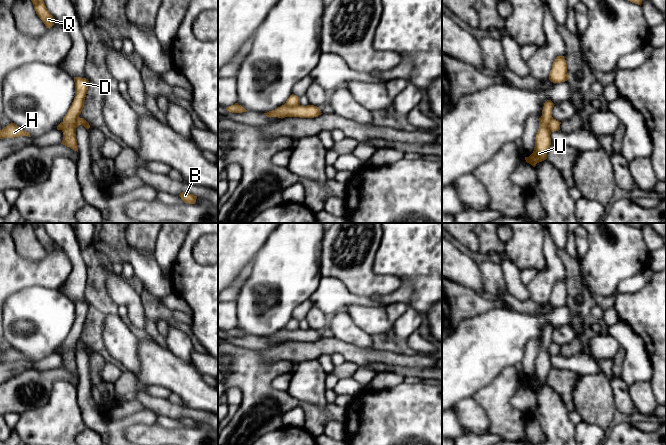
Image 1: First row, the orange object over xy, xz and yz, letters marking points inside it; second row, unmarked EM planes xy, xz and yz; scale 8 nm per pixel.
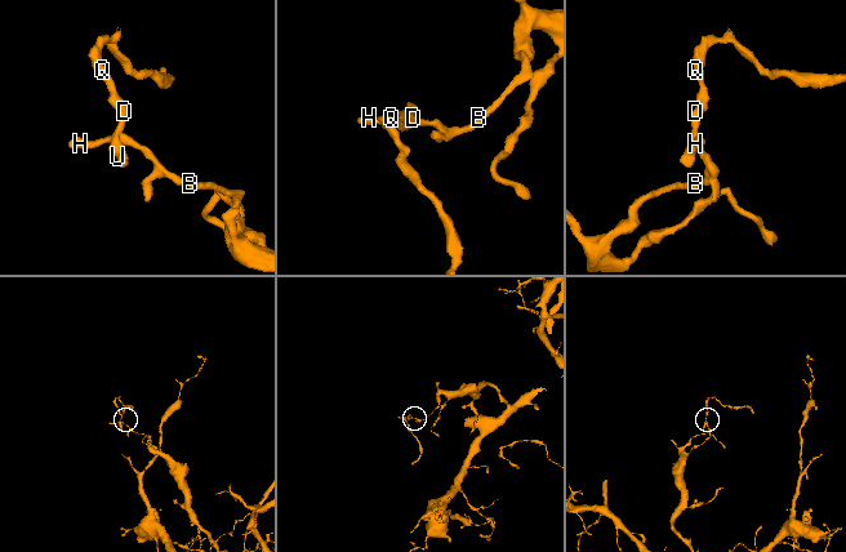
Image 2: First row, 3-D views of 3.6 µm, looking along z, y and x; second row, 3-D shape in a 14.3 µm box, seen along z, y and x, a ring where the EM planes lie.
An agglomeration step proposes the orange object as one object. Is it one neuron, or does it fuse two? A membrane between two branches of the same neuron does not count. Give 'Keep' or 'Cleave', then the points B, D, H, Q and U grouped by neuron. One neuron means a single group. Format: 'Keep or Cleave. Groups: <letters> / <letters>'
Cleave. Groups: B H / D Q U

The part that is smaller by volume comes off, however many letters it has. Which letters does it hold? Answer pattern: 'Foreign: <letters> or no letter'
Foreign: D, Q, U

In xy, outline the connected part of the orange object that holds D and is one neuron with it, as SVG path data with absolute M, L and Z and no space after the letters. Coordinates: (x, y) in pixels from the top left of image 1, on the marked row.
M74 77L75 82L75 97L67 114L63 119L63 145L70 147L78 152L76 139L76 129L73 127L75 120L81 114L84 107L84 101L88 90L89 81L86 78Z

